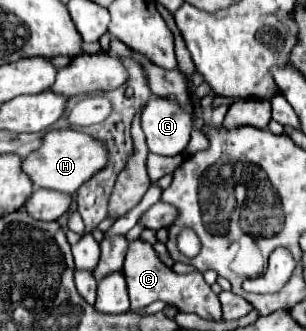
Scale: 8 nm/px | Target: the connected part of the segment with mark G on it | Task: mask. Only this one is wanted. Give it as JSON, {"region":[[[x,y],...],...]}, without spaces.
{"region":[[[155,96],[147,102],[141,114],[141,126],[147,136],[149,152],[161,154],[161,156],[175,156],[175,154],[183,154],[189,142],[189,134],[193,130],[193,120],[191,120],[191,114],[187,114],[187,110],[179,106],[179,102],[171,102],[171,98]]]}

